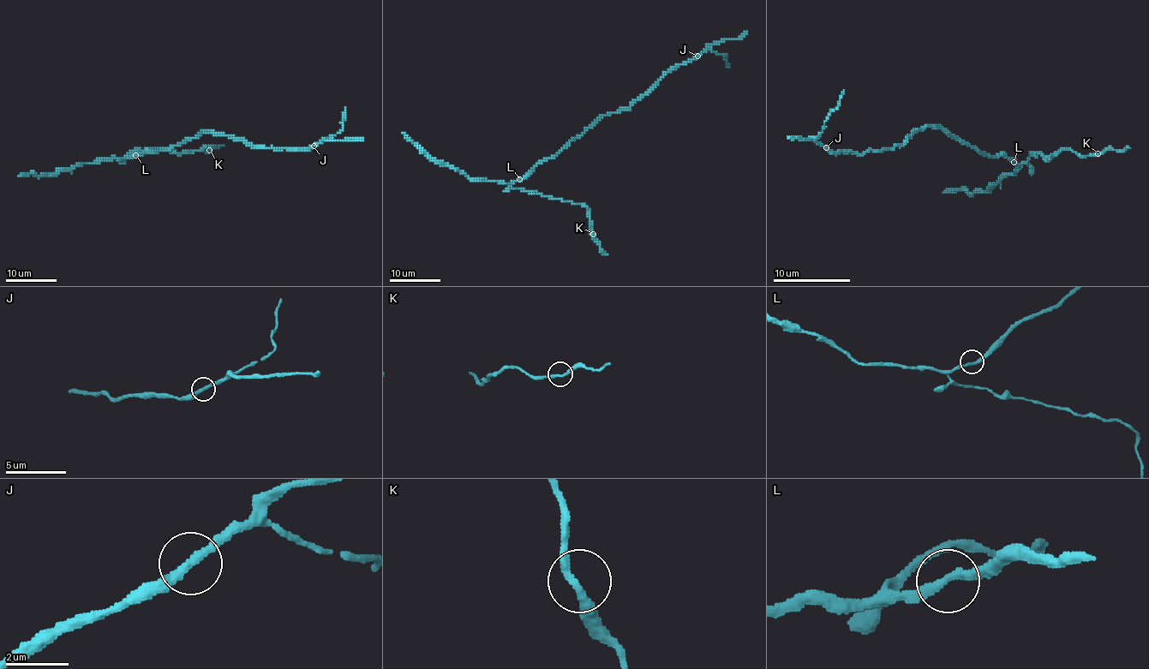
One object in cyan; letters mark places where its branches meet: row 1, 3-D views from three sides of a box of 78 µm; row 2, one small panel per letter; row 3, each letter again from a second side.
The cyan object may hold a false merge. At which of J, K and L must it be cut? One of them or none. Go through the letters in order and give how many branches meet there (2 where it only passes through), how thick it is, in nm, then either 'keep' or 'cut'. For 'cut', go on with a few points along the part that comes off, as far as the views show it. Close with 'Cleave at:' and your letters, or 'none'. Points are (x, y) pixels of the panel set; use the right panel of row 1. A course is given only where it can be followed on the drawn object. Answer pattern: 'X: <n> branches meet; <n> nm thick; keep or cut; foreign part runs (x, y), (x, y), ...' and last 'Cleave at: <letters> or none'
J: 2 branches meet; 240 nm thick; keep
K: 2 branches meet; 260 nm thick; keep
L: 2 branches meet; 240 nm thick; keep
Cleave at: none

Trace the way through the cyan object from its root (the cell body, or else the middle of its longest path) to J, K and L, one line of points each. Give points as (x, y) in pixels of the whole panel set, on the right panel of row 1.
J: (954, 134), (925, 127), (915, 130), (894, 148), (867, 150), (861, 153), (832, 153), (826, 148)
K: (954, 134), (978, 152), (1006, 156), (1016, 164), (1039, 152), (1047, 159), (1061, 150), (1098, 153)
L: (954, 134), (978, 152), (989, 156), (1006, 156), (1014, 162)

